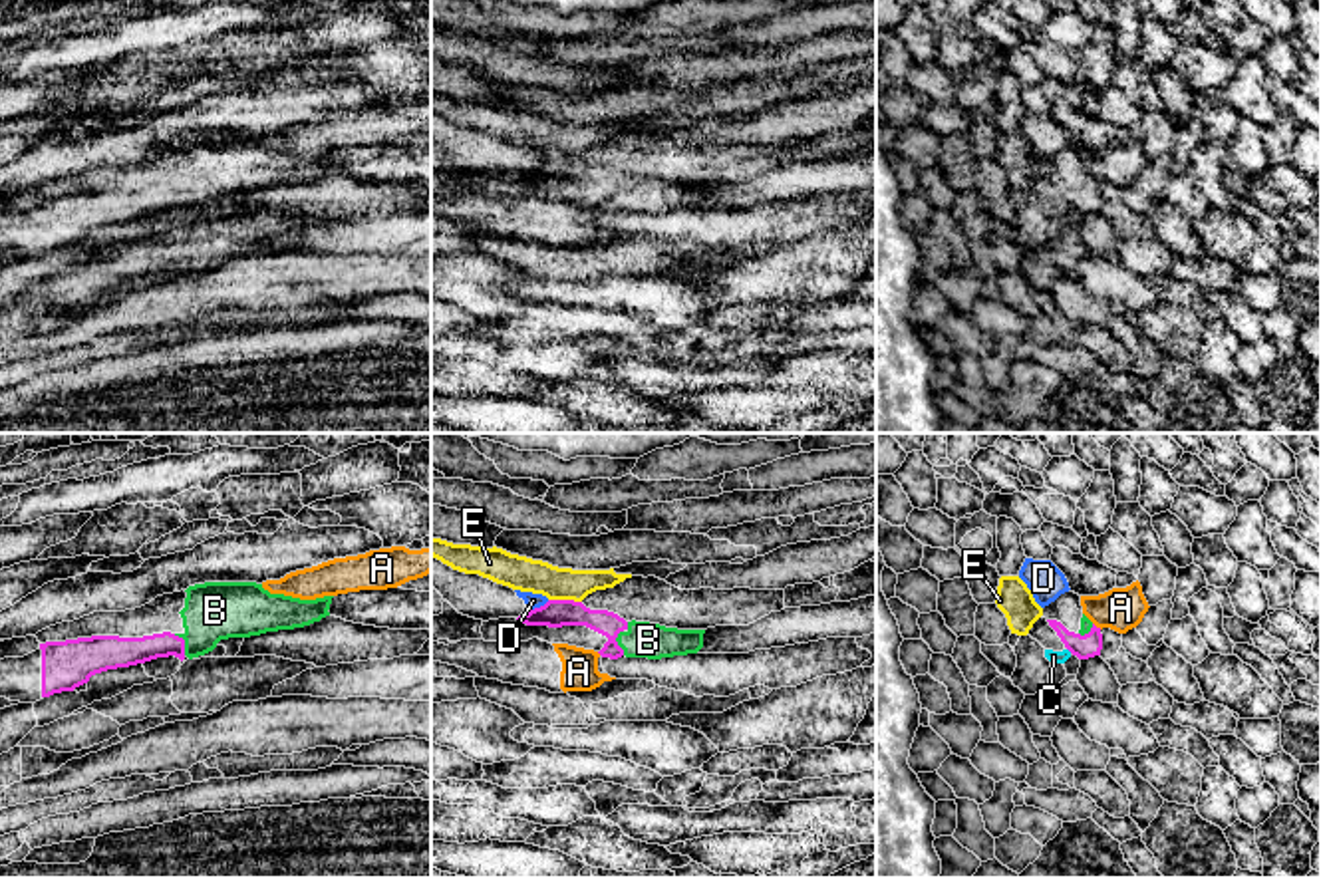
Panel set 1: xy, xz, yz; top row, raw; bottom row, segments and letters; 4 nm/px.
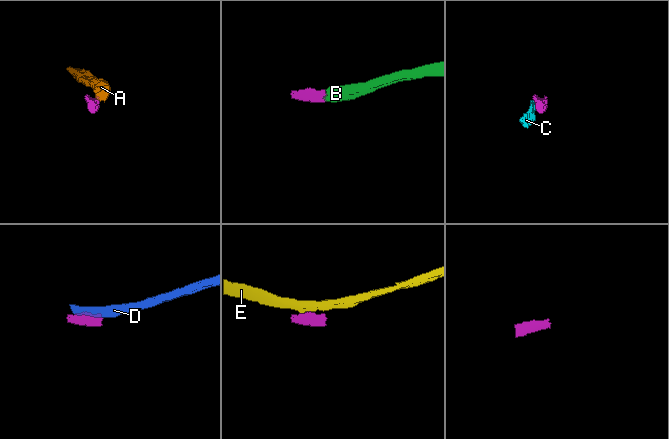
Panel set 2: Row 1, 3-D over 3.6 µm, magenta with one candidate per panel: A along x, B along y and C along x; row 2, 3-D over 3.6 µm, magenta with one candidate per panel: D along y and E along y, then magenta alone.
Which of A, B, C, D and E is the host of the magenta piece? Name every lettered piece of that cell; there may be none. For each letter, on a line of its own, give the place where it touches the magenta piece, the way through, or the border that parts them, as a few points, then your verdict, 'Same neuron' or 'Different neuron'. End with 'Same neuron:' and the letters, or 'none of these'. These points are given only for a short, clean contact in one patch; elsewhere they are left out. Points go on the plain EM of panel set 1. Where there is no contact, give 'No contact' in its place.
A: Touches magenta at yz (1095, 181). Boundary: yz (1093, 177), (1101, 183). Different neuron
B: Touches magenta at xz (616, 197). Path across: xz (563, 167), (598, 175), (616, 197), (648, 195). Same neuron
C: Touches magenta at yz (1069, 205). Boundary: yz (1067, 203), (1071, 207). Different neuron
D: Touches magenta at xz (541, 161). Boundary: xz (549, 155), (533, 165). Different neuron
E: Touches magenta at xz (565, 155). Boundary: xz (549, 153), (581, 157). Different neuron
Same neuron: B

